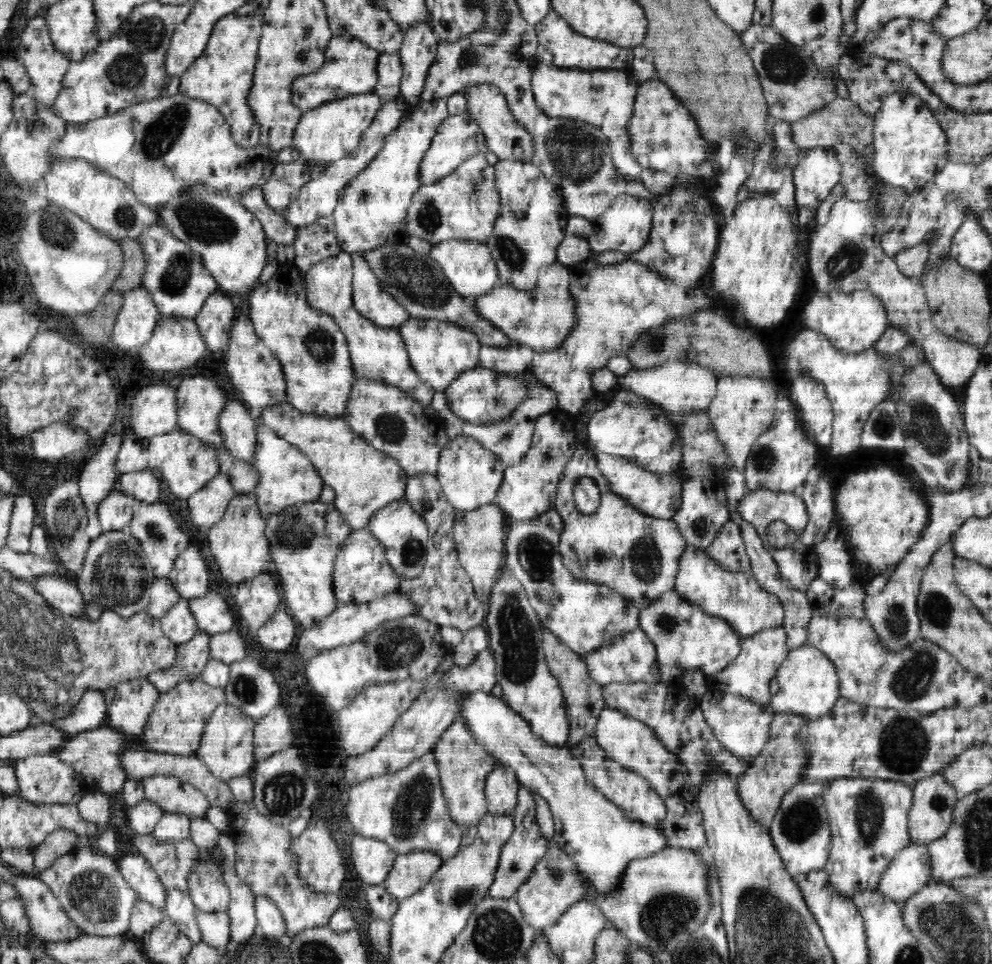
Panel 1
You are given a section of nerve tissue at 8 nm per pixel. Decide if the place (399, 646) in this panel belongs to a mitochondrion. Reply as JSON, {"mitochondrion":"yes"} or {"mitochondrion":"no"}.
{"mitochondrion":"yes"}

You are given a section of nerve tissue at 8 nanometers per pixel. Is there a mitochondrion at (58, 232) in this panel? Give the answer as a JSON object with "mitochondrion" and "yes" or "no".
{"mitochondrion":"yes"}

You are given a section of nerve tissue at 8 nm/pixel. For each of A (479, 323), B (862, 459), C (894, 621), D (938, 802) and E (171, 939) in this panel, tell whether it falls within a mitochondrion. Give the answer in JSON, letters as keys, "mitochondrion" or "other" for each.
{"A":"other","B":"other","C":"mitochondrion","D":"mitochondrion","E":"other"}

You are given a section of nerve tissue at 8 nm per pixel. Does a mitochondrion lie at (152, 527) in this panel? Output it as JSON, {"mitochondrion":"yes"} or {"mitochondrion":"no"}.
{"mitochondrion":"yes"}

